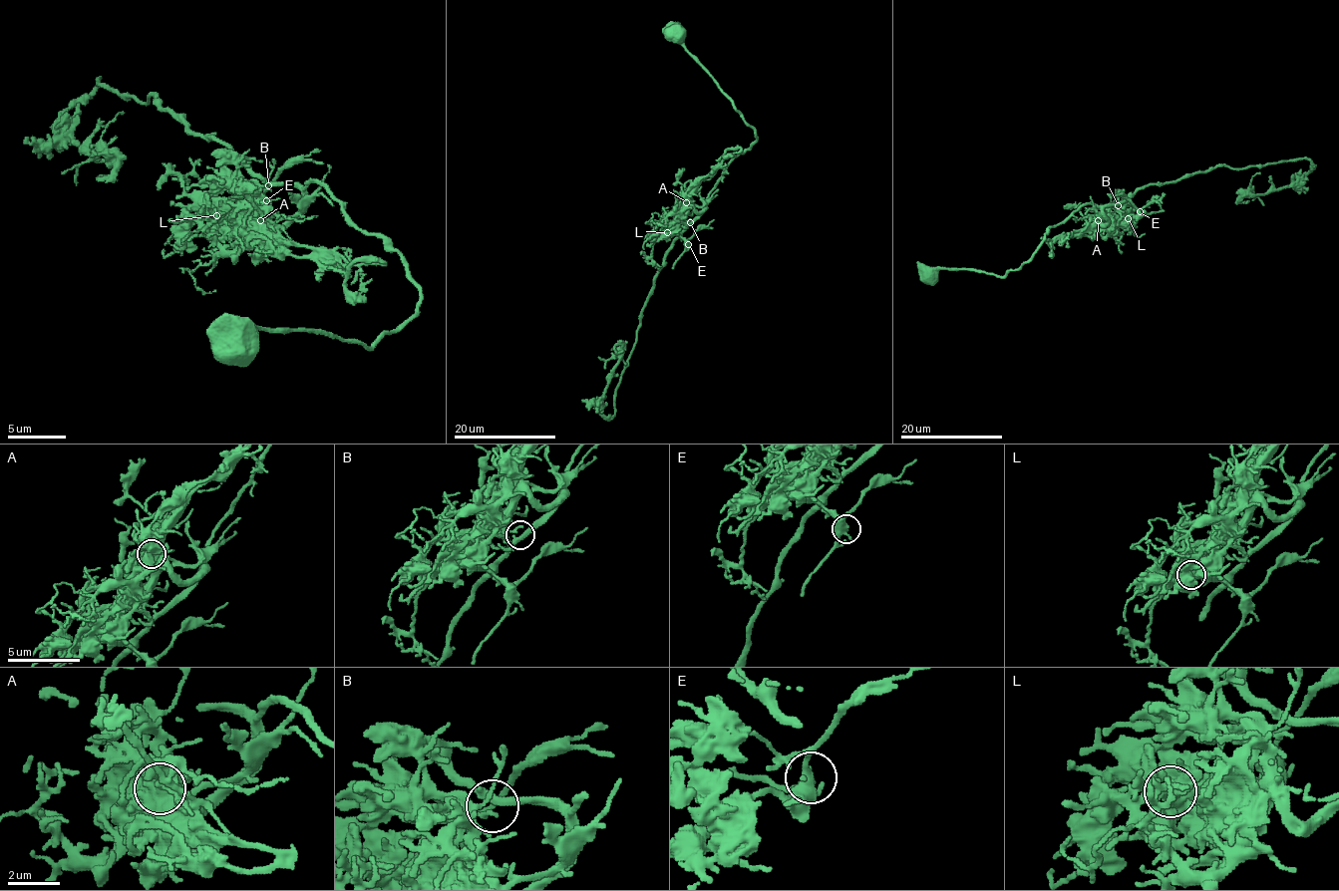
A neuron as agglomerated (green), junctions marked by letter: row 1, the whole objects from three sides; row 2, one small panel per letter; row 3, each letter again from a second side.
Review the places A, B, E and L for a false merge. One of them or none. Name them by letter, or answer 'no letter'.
A

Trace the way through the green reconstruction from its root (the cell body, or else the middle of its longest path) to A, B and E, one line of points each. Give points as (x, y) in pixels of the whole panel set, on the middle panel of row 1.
A: (677, 33), (685, 49), (731, 101), (757, 137), (749, 148), (741, 150), (728, 164), (705, 205), (686, 202)
B: (677, 33), (685, 49), (731, 101), (757, 137), (749, 148), (732, 159), (709, 194), (705, 209), (690, 222)
E: (677, 33), (685, 49), (757, 137), (728, 164), (705, 205), (691, 208), (681, 221), (677, 232), (688, 244)

